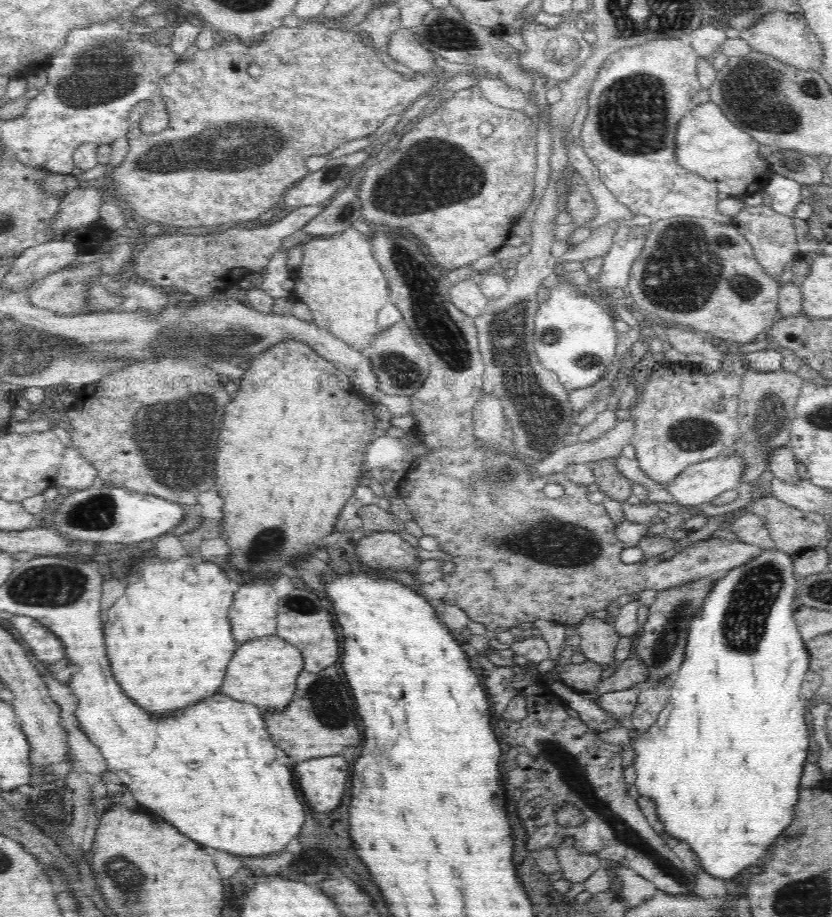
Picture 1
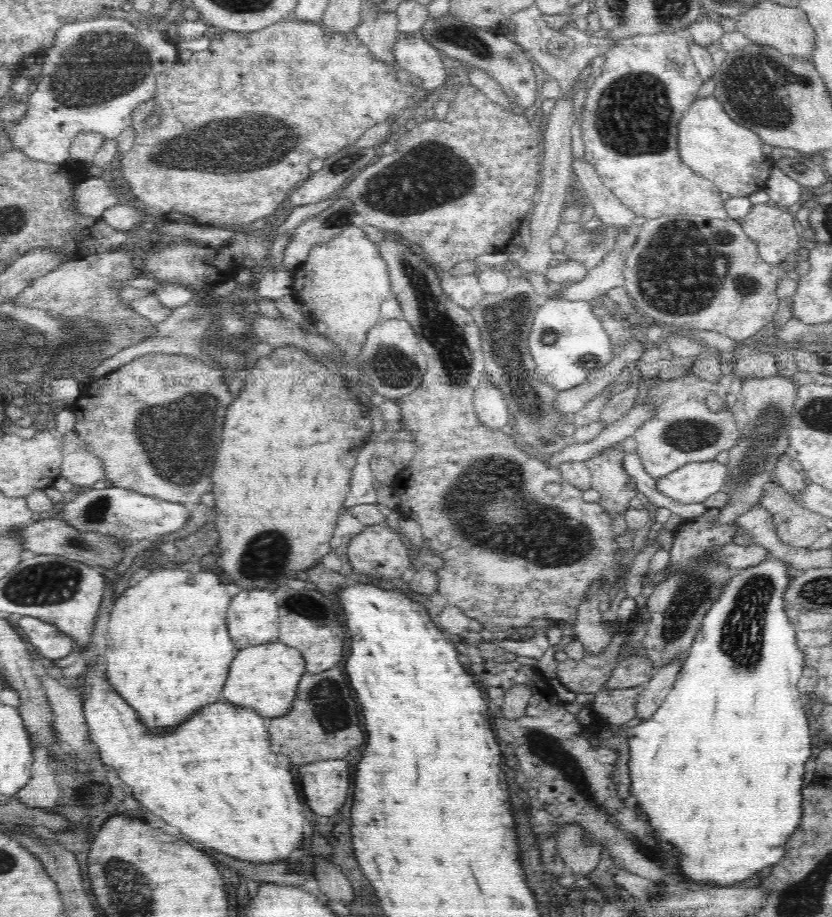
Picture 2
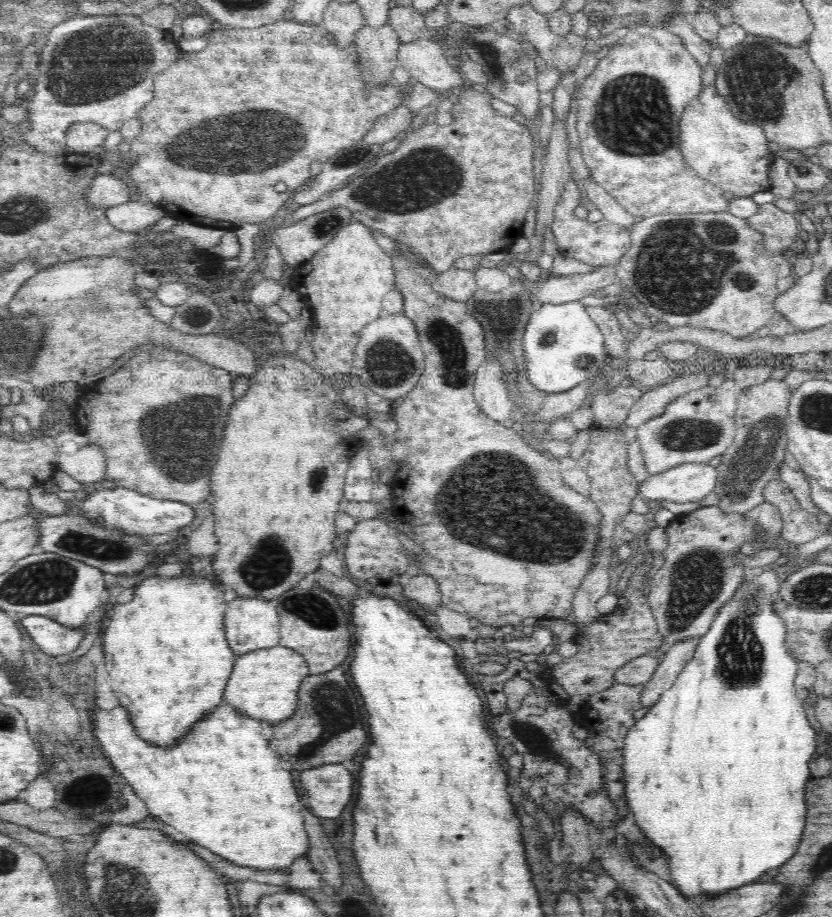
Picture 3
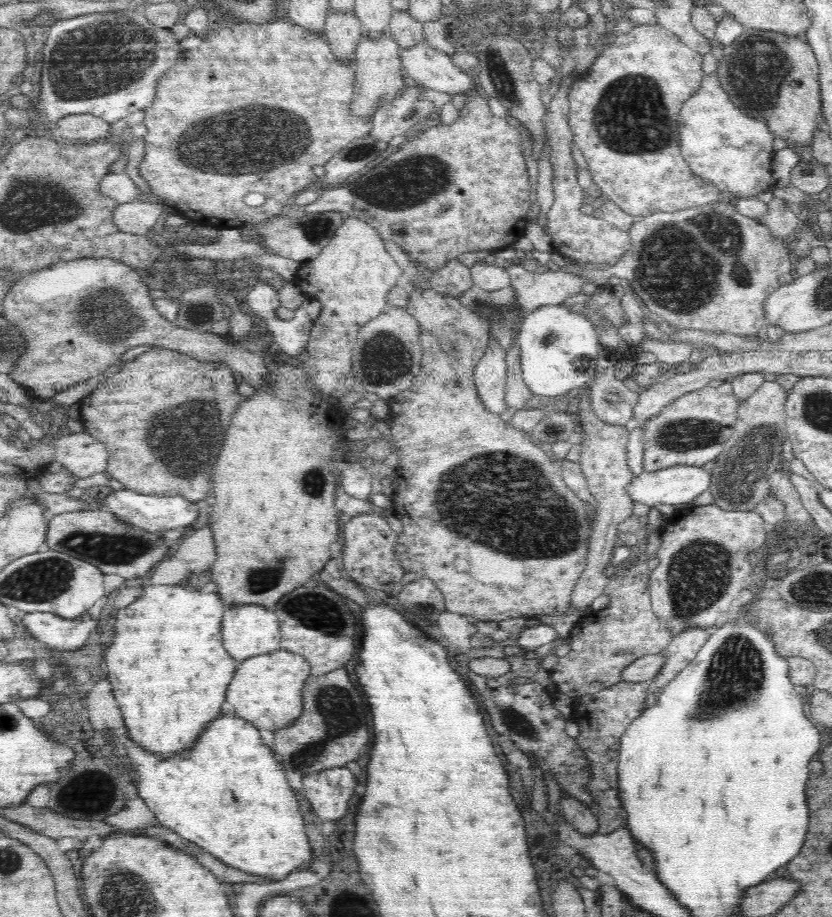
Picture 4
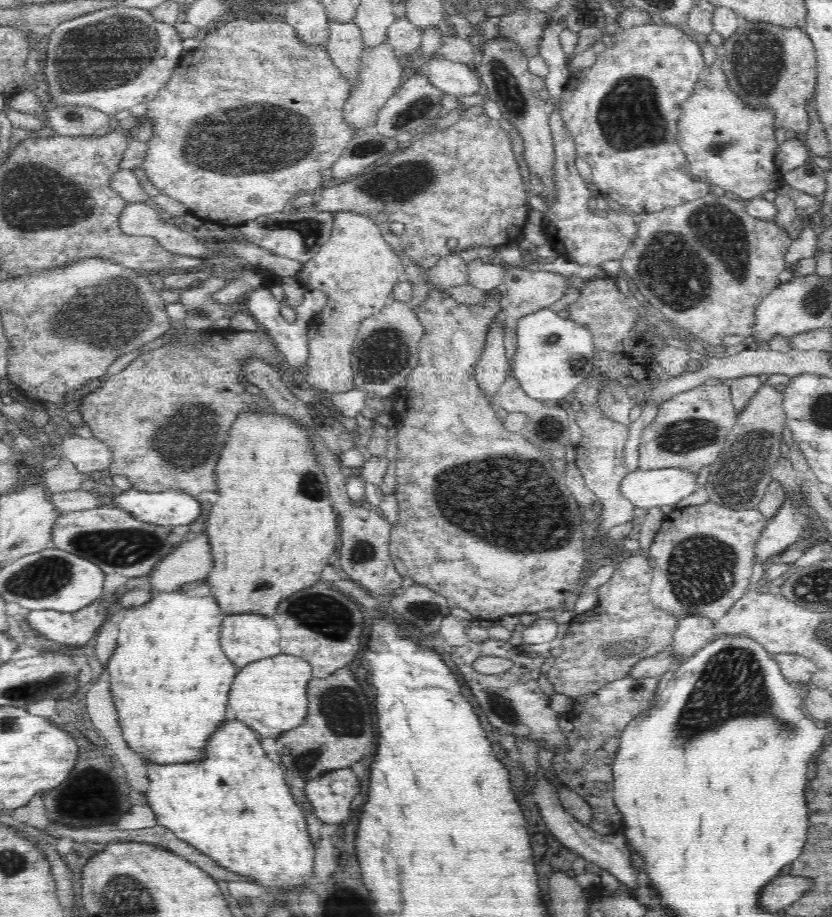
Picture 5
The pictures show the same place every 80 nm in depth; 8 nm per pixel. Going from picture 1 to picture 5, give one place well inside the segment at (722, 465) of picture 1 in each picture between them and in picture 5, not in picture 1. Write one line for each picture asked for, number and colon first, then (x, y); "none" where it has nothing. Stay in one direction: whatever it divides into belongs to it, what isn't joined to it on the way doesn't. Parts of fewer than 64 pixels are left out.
2: (698, 481)
3: (691, 482)
4: (680, 484)
5: (644, 488)

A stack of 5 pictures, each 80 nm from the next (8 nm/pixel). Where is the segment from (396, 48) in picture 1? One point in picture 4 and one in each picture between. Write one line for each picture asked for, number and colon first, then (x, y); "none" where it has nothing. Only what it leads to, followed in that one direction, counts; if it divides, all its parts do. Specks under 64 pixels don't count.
2: (416, 55)
3: (424, 59)
4: (433, 69)

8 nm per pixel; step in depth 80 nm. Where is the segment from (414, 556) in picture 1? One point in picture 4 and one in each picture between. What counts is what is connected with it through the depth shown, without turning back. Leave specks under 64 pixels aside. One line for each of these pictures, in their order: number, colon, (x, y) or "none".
2: (377, 551)
3: (374, 552)
4: (368, 556)

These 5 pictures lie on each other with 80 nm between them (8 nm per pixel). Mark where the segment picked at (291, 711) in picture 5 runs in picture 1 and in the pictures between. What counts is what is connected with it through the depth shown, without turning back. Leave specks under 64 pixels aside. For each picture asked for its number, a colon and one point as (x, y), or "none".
1: (263, 672)
2: (263, 678)
3: (264, 684)
4: (266, 690)

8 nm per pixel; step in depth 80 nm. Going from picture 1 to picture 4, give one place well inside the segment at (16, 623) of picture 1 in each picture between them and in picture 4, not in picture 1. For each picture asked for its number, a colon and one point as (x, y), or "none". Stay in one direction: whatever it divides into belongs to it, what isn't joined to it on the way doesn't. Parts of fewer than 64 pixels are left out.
2: (51, 643)
3: (52, 638)
4: (59, 633)

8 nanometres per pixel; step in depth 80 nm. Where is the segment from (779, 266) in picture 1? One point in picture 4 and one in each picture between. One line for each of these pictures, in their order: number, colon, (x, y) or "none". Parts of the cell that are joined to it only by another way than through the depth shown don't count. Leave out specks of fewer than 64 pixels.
2: (773, 230)
3: (779, 228)
4: (781, 221)

